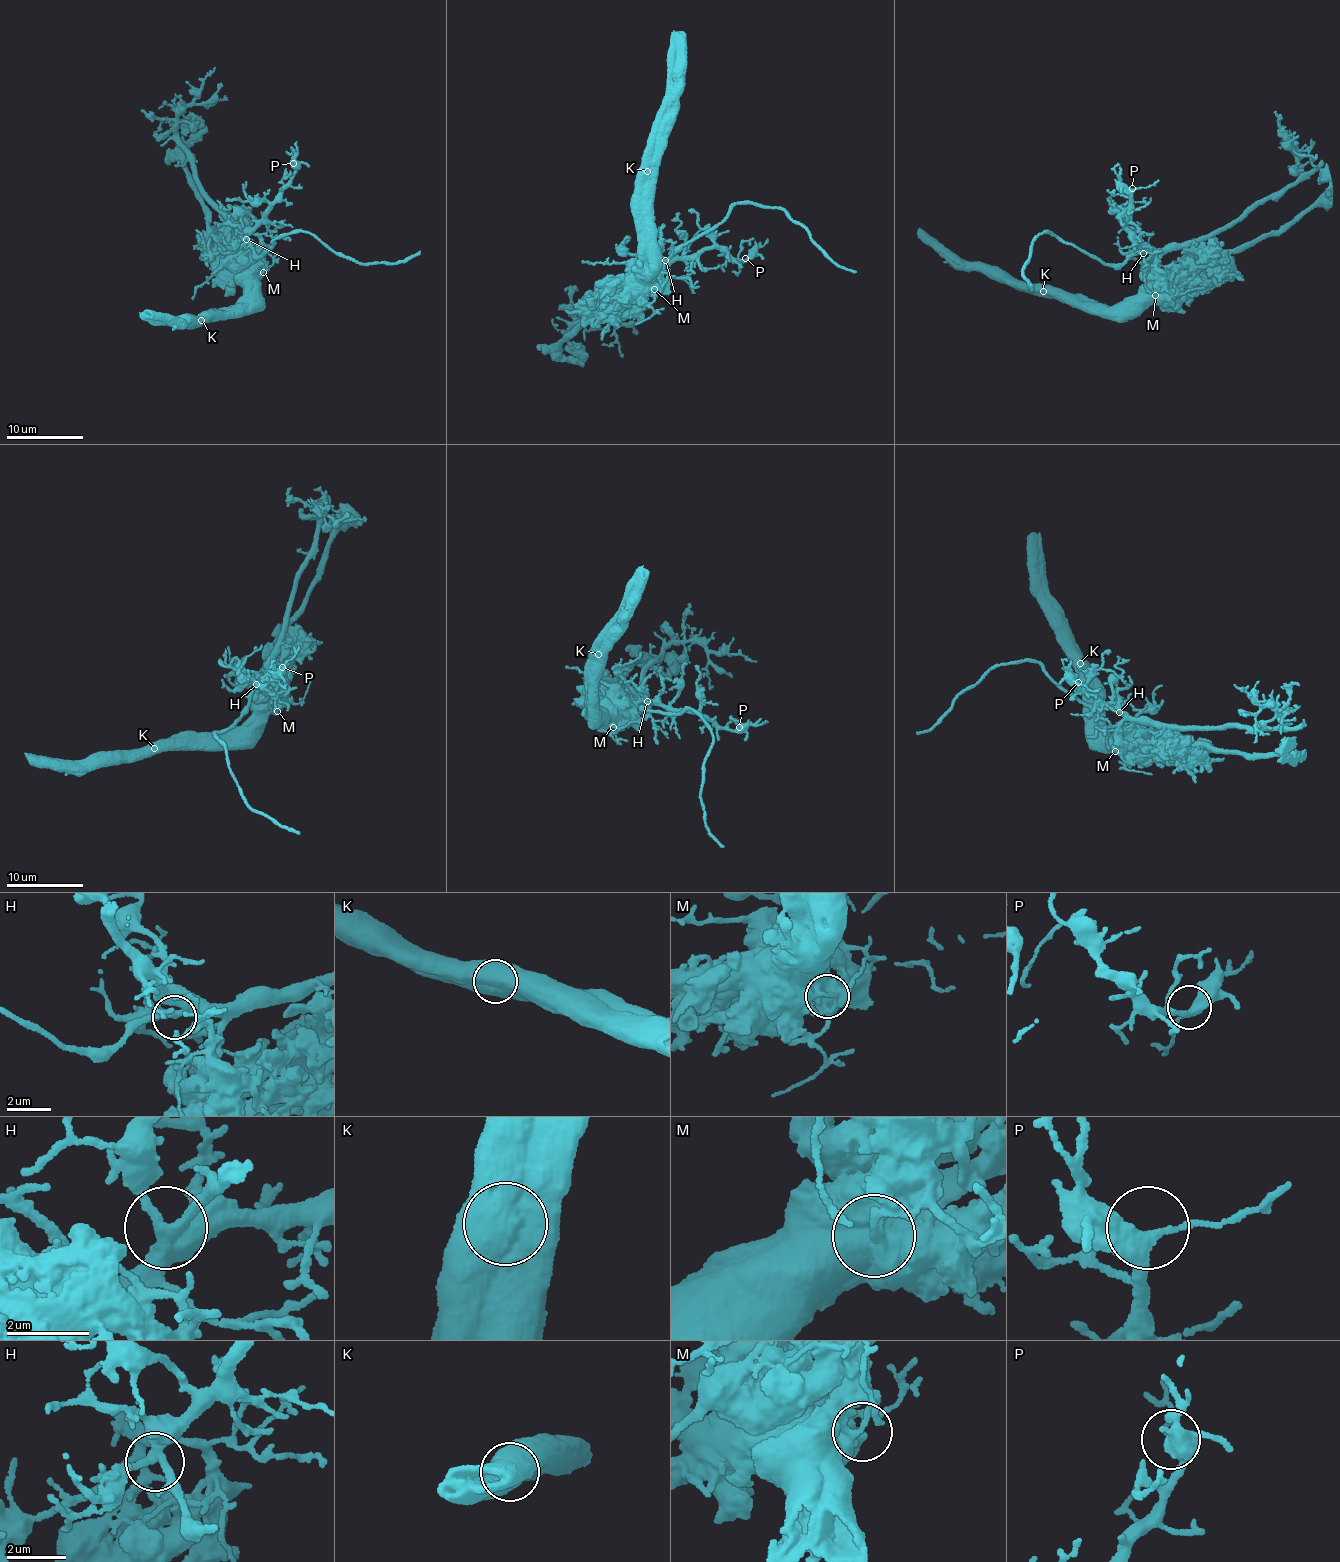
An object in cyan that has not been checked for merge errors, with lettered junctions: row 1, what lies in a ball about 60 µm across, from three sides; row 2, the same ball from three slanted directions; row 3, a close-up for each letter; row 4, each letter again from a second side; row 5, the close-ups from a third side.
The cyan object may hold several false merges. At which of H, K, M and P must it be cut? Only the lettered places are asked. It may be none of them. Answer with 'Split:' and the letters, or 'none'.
Split: K, M

